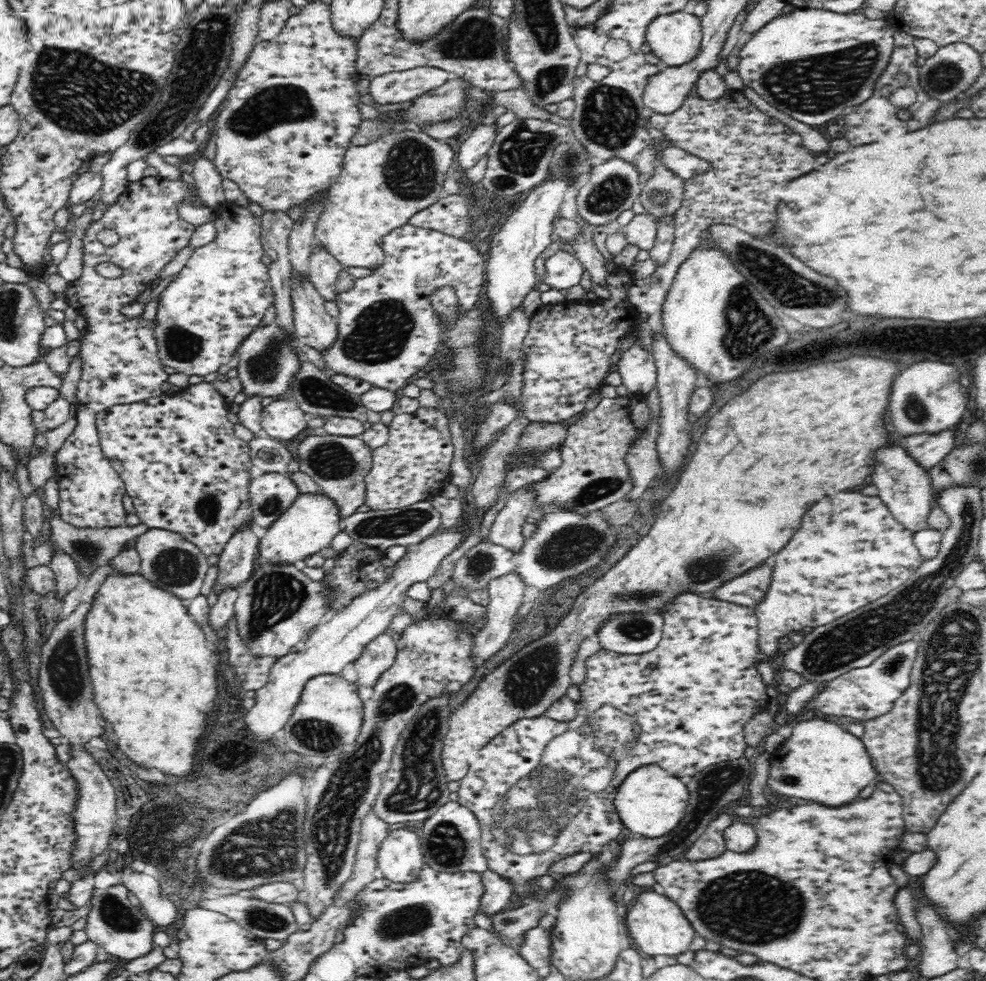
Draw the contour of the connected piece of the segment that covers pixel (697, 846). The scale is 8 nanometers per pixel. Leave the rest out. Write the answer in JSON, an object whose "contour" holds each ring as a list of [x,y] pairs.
{"contour":[[[720,813],[718,818],[710,821],[710,824],[704,830],[704,834],[697,838],[697,841],[687,850],[686,858],[688,860],[708,860],[718,858],[726,852],[727,846],[724,842],[724,829],[728,828],[732,823],[736,823],[736,815],[729,813]]]}

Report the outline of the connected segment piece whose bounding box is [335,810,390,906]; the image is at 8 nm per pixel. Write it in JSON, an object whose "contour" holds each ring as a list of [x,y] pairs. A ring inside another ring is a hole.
{"contour":[[[373,810],[362,818],[360,840],[355,856],[355,875],[338,890],[335,904],[341,906],[354,900],[358,892],[376,878],[374,870],[377,868],[377,854],[380,845],[390,832],[389,826],[390,824],[376,816]]]}

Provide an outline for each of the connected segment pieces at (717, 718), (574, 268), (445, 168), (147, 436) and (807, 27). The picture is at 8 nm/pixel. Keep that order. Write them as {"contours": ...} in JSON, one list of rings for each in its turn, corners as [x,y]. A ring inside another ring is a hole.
{"contours":[[[[682,593],[668,602],[662,611],[664,616],[662,641],[651,652],[630,655],[620,654],[601,649],[586,660],[586,677],[579,687],[580,699],[576,700],[576,716],[568,722],[558,722],[547,716],[536,716],[534,718],[518,718],[510,726],[506,726],[502,732],[498,732],[482,750],[478,752],[476,762],[470,764],[468,774],[459,780],[458,802],[470,809],[476,819],[481,823],[481,847],[482,854],[487,860],[490,870],[500,874],[502,878],[510,881],[514,887],[512,907],[522,905],[531,898],[533,894],[538,894],[540,888],[532,885],[531,880],[536,876],[548,875],[548,868],[552,862],[558,862],[566,856],[578,852],[602,852],[602,846],[610,840],[614,840],[622,832],[623,822],[619,817],[613,800],[618,786],[632,770],[638,766],[656,764],[664,770],[668,770],[674,776],[694,776],[707,766],[712,766],[718,762],[734,762],[744,758],[747,744],[745,741],[744,724],[748,722],[758,712],[767,710],[768,694],[766,684],[756,669],[756,663],[769,662],[759,648],[758,619],[755,610],[713,598],[711,595],[701,595],[699,593]],[[544,796],[544,804],[538,804]]],[[[564,248],[558,249],[554,255],[545,261],[548,276],[543,280],[549,288],[562,290],[562,288],[570,288],[580,282],[585,269],[578,258],[565,251]]],[[[410,126],[387,132],[366,146],[351,145],[343,158],[339,178],[327,188],[326,208],[316,221],[318,243],[346,269],[358,267],[374,270],[381,266],[385,252],[378,245],[378,240],[442,199],[446,172],[449,172],[454,155],[454,150],[447,143]]],[[[202,381],[195,385],[189,385],[176,394],[158,393],[156,396],[142,402],[110,406],[109,409],[102,410],[97,415],[97,429],[101,449],[106,455],[106,458],[111,462],[113,468],[120,475],[120,478],[124,481],[126,492],[133,500],[135,514],[140,519],[140,522],[149,529],[162,528],[181,534],[186,540],[193,542],[206,556],[210,556],[210,554],[221,554],[232,534],[244,522],[253,520],[248,496],[249,484],[252,479],[250,477],[250,468],[253,465],[251,462],[250,447],[249,443],[234,435],[234,424],[228,420],[228,413],[229,404],[225,401],[225,398],[216,390],[216,387],[212,383]]],[[[795,8],[791,14],[765,24],[741,47],[737,71],[745,86],[753,88],[774,109],[810,126],[820,126],[843,116],[872,96],[874,85],[888,66],[894,50],[895,31],[887,18],[870,19],[855,13]],[[836,42],[842,42],[842,50],[830,54],[830,50],[836,50]]]]}

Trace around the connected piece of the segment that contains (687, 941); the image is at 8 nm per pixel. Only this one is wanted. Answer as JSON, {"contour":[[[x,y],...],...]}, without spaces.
{"contour":[[[653,891],[640,893],[626,918],[630,936],[634,939],[634,946],[642,955],[678,956],[689,950],[692,939],[696,936],[692,923],[686,918],[677,902]]]}

